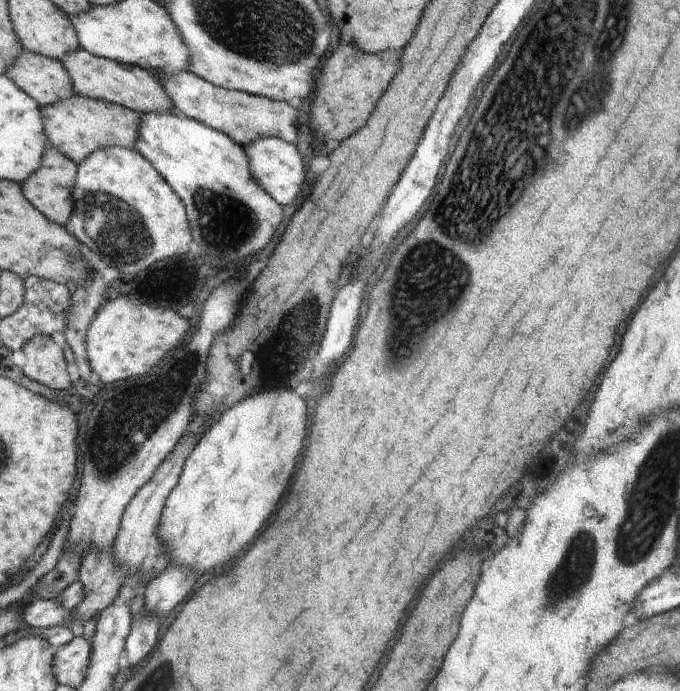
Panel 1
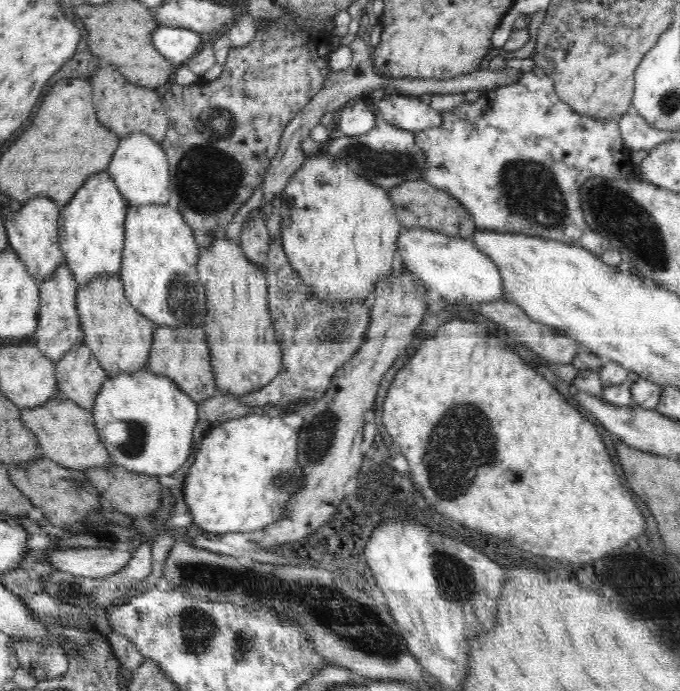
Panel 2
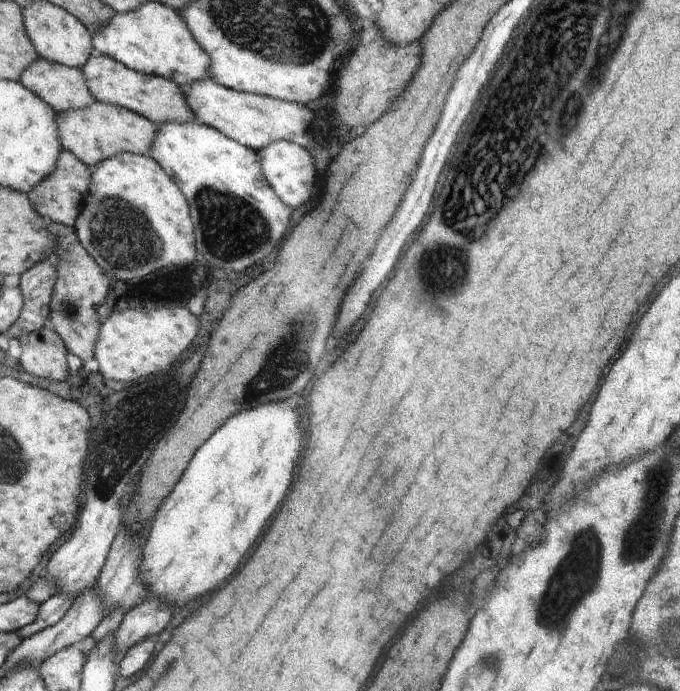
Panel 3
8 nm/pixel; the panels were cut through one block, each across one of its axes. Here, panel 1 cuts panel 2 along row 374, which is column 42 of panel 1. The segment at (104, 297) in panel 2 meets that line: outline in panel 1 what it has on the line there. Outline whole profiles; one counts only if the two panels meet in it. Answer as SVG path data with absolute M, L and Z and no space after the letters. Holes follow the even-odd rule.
M76 94L53 105L44 105L41 107L41 113L45 122L48 146L62 151L78 164L86 161L96 149L106 147L134 149L140 138L140 113L102 99L91 99Z

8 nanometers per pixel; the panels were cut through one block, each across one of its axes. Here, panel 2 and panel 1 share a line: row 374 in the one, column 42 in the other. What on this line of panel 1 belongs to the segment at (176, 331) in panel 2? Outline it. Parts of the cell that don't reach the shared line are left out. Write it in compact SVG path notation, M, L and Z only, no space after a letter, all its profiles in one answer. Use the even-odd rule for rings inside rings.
M47 146L40 170L28 177L20 186L36 210L47 215L52 222L64 227L67 226L67 222L74 212L73 187L77 180L77 170L78 164L76 162L68 158L62 151Z

